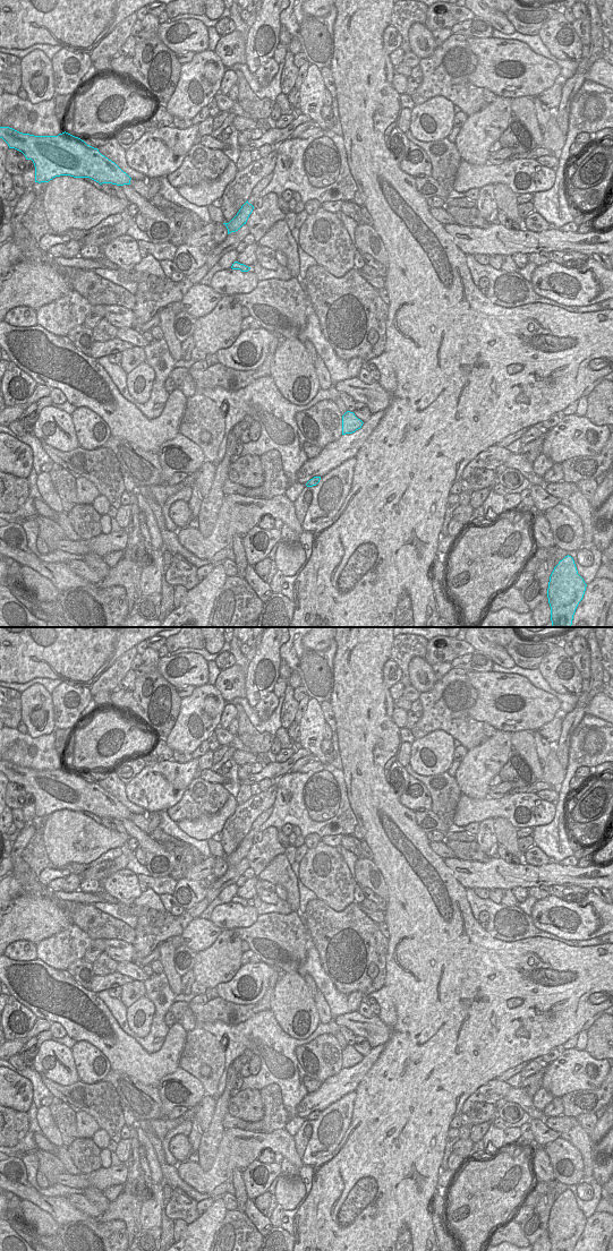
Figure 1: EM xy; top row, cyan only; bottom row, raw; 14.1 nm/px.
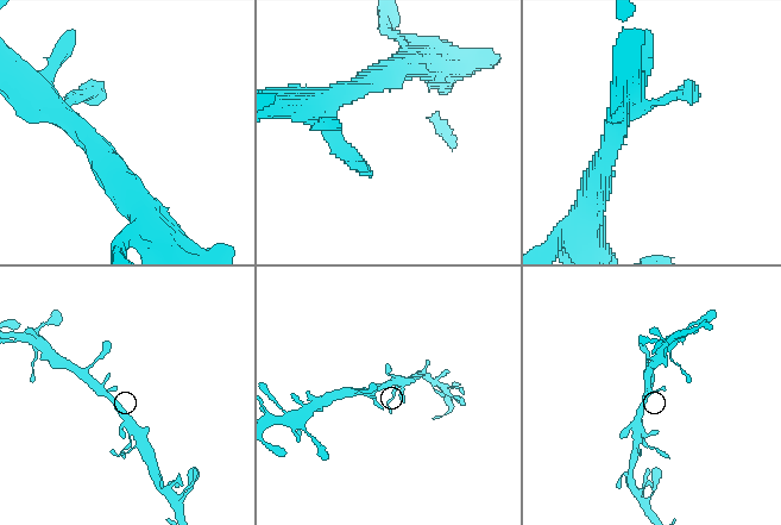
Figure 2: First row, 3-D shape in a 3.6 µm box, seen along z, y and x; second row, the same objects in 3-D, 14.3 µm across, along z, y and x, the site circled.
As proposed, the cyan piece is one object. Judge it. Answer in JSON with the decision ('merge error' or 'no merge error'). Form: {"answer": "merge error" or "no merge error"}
{"answer": "no merge error"}

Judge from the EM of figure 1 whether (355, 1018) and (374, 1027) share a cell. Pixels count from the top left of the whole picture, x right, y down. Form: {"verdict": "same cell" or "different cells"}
{"verdict": "same cell"}

